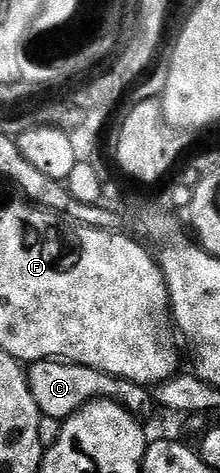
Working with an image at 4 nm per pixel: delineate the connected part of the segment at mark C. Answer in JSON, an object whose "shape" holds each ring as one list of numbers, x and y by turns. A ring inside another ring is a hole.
{"shape":[[35,360,29,365,30,389,32,398,36,398,36,406,43,417,50,416,57,422,65,422,75,412,103,398,121,402,125,407,134,410,141,402,142,396,139,385,131,384,129,380,119,380,106,372,97,372,83,364,68,364,61,360]]}

